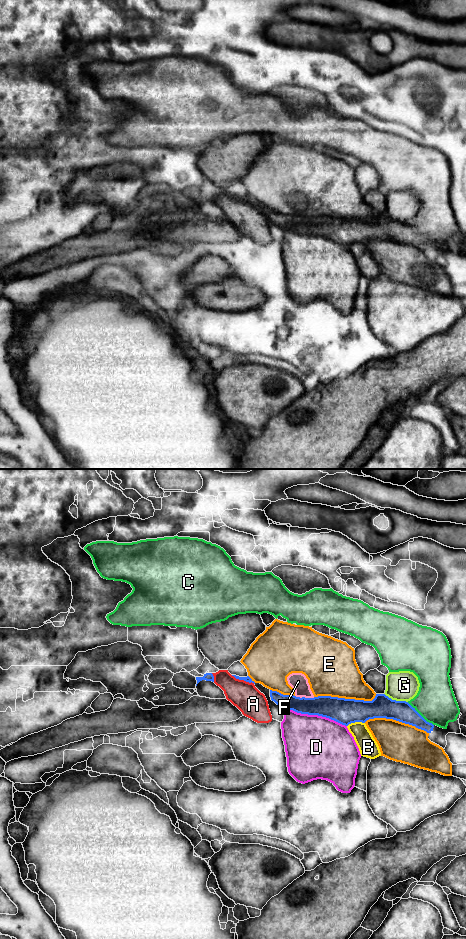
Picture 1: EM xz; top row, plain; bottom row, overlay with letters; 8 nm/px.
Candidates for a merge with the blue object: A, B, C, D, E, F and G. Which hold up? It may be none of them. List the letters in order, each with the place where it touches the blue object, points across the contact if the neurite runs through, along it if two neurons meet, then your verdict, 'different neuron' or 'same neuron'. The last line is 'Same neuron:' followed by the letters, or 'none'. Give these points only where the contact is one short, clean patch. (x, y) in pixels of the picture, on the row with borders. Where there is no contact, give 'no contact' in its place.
A: contact xz (243, 679); different neuron
B: contact xz (355, 721); different neuron
C: contact xz (419, 714); border xz (407, 702), (433, 725); different neuron
D: contact xz (316, 714); different neuron
E: contact xz (345, 699); different neuron
F: contact xz (304, 697); border xz (295, 695), (314, 697); different neuron
G: contact xz (395, 700); border xz (384, 693), (392, 699), (405, 700), (407, 702); different neuron
Same neuron: none

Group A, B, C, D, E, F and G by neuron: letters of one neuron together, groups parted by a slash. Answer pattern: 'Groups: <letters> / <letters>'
Groups: A / B / C / D / E F / G

